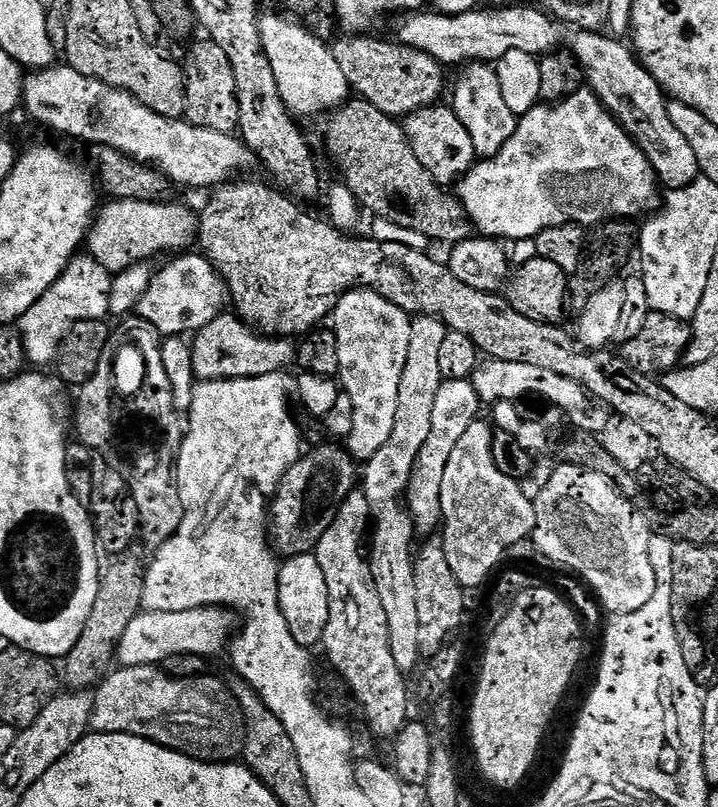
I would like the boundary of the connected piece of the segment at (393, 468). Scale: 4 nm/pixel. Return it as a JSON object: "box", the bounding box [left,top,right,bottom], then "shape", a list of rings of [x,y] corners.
{"box":[362,316,448,674],"shape":[[[418,316],[413,319],[410,326],[410,350],[406,354],[406,370],[402,370],[402,382],[398,386],[398,410],[394,414],[394,430],[386,446],[382,446],[382,450],[378,450],[378,454],[374,454],[374,458],[367,460],[362,468],[362,491],[368,500],[372,511],[371,519],[374,521],[374,531],[370,536],[372,581],[378,590],[382,611],[386,614],[386,626],[390,634],[390,654],[394,654],[394,662],[397,663],[398,670],[405,674],[411,674],[416,667],[419,669],[422,657],[418,650],[418,590],[414,590],[414,570],[416,569],[414,548],[412,552],[414,525],[407,507],[402,506],[402,501],[408,491],[408,483],[418,454],[422,446],[426,446],[426,438],[430,438],[430,418],[434,414],[434,398],[438,398],[438,390],[444,383],[442,370],[438,367],[438,353],[448,332],[443,320],[433,316]]]}

